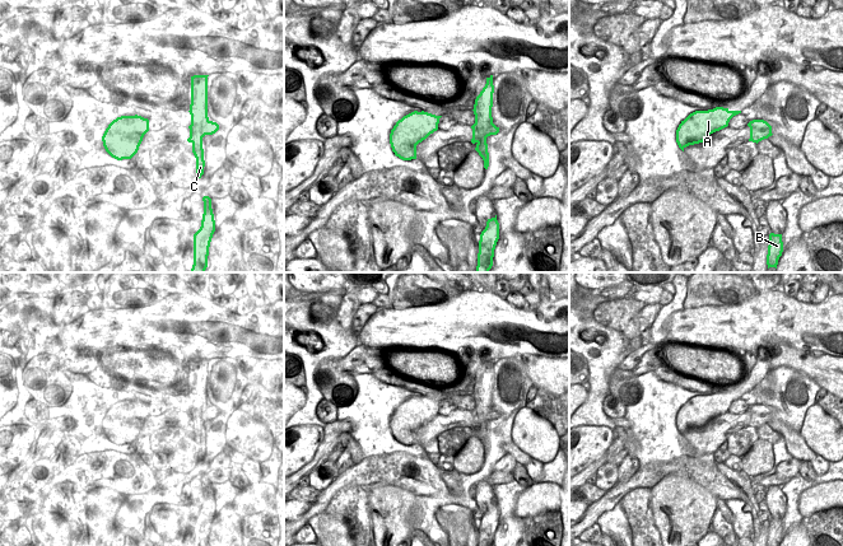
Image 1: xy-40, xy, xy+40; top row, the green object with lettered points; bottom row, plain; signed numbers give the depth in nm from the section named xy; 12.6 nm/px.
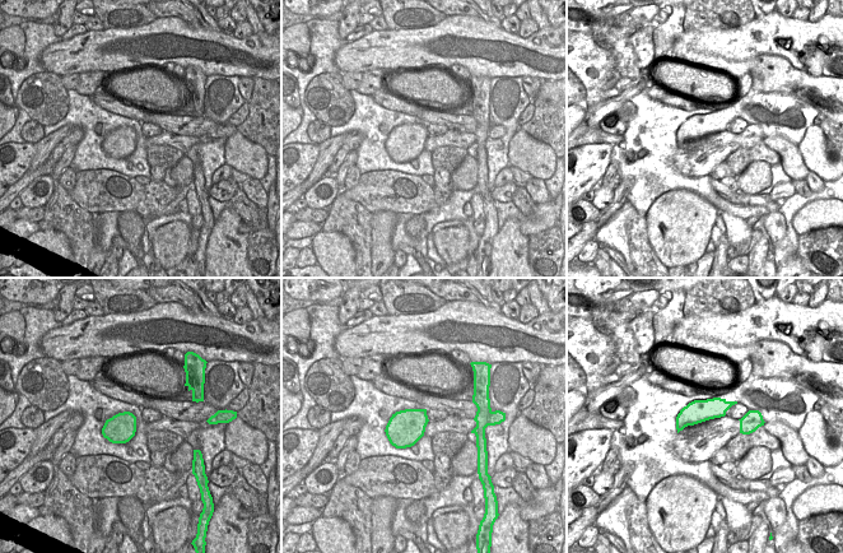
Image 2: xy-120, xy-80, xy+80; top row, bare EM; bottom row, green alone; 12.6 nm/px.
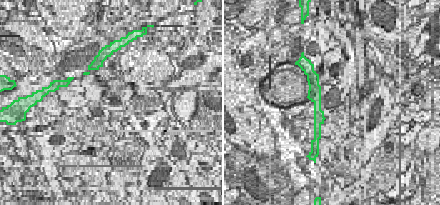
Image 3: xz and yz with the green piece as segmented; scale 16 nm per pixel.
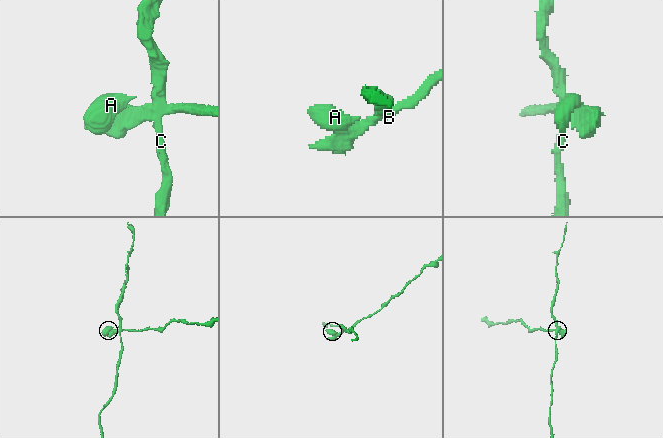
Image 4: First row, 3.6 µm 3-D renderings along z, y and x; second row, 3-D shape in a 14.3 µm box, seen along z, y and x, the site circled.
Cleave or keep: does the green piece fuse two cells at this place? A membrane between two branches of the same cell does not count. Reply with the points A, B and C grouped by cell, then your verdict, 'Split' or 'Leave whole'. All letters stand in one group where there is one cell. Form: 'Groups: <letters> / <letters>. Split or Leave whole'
Groups: A / B C. Split

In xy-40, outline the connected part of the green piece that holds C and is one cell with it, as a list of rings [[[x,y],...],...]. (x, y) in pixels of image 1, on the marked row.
[[[194,75],[191,76],[191,125],[194,134],[187,139],[192,144],[192,153],[196,158],[196,181],[204,174],[204,149],[202,137],[205,136],[205,129],[209,123],[208,117],[208,76],[209,75]]]

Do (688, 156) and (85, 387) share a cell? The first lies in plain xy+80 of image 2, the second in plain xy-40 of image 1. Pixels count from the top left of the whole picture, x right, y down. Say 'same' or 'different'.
different

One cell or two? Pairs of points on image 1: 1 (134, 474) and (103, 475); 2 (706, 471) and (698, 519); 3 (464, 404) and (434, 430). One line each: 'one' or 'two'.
1: one
2: two
3: two

